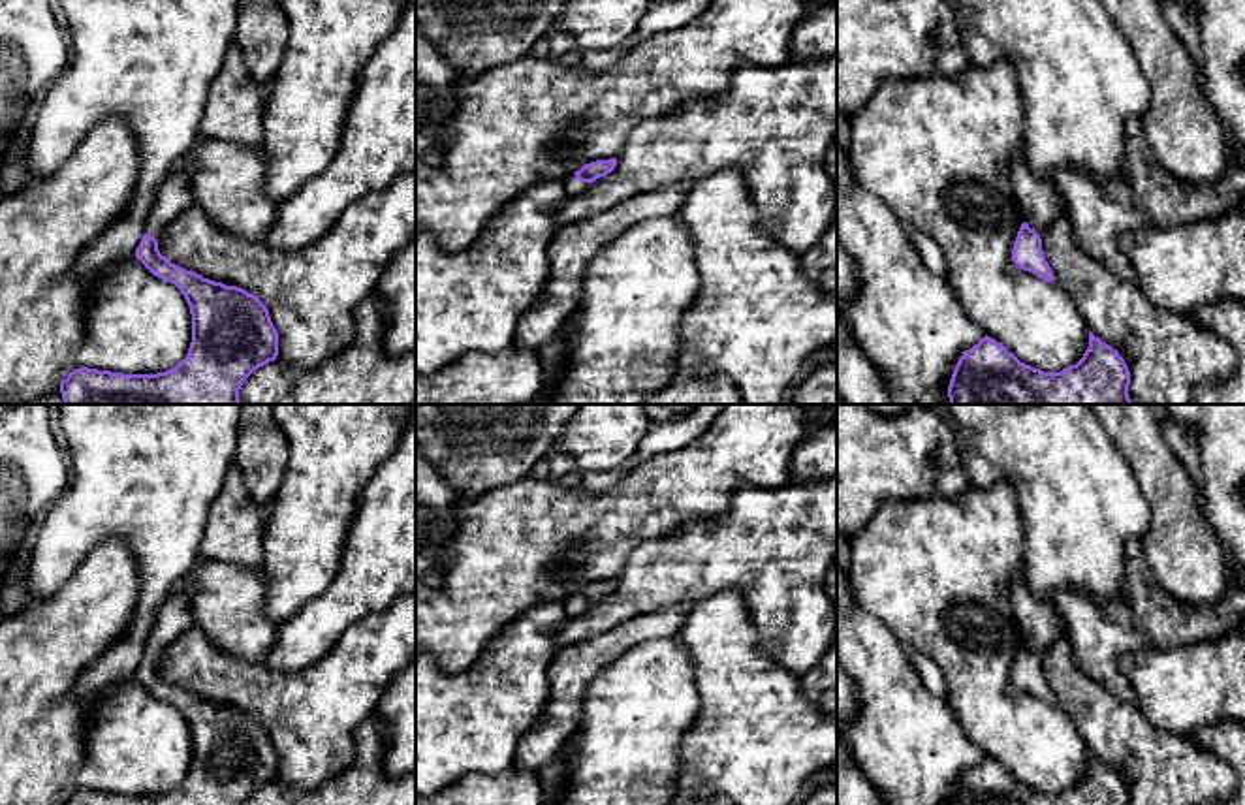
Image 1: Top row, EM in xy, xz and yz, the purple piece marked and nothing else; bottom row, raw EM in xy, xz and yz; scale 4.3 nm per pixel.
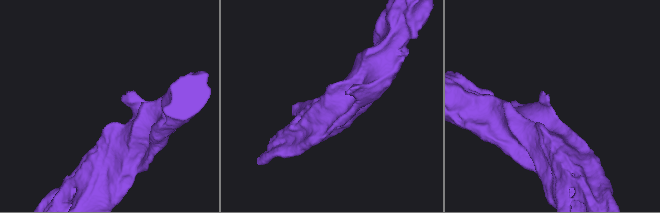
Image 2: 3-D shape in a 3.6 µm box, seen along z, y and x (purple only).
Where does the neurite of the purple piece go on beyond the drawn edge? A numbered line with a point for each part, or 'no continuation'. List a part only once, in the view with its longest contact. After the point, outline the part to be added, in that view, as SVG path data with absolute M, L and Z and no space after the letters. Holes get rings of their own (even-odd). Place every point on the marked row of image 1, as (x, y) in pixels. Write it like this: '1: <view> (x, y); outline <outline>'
1: yz (1039, 200); outline M1023 152L1012 154L1010 182L1019 205L1021 220L1040 237L1044 229L1063 216L1061 196L1053 182L1038 179Z

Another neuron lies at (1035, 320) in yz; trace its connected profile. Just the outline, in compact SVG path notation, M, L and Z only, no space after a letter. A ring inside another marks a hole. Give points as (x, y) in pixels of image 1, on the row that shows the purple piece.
M999 60L987 68L969 66L959 77L884 79L867 105L850 117L848 160L856 182L880 197L901 224L933 237L948 267L948 284L963 312L1001 342L1021 363L1044 372L1076 365L1089 348L1089 327L1057 280L1046 282L1012 261L1012 248L1023 224L1010 182L1014 152L1025 149L1025 105L1014 68Z

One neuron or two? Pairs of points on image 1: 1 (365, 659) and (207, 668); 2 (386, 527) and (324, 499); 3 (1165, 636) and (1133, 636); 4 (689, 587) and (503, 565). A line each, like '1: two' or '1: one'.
1: one
2: two
3: two
4: two

